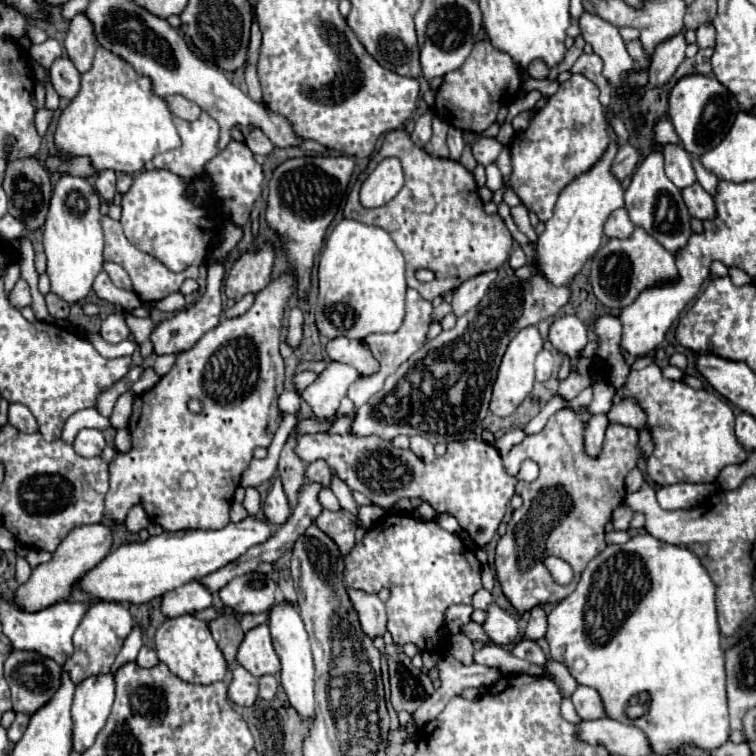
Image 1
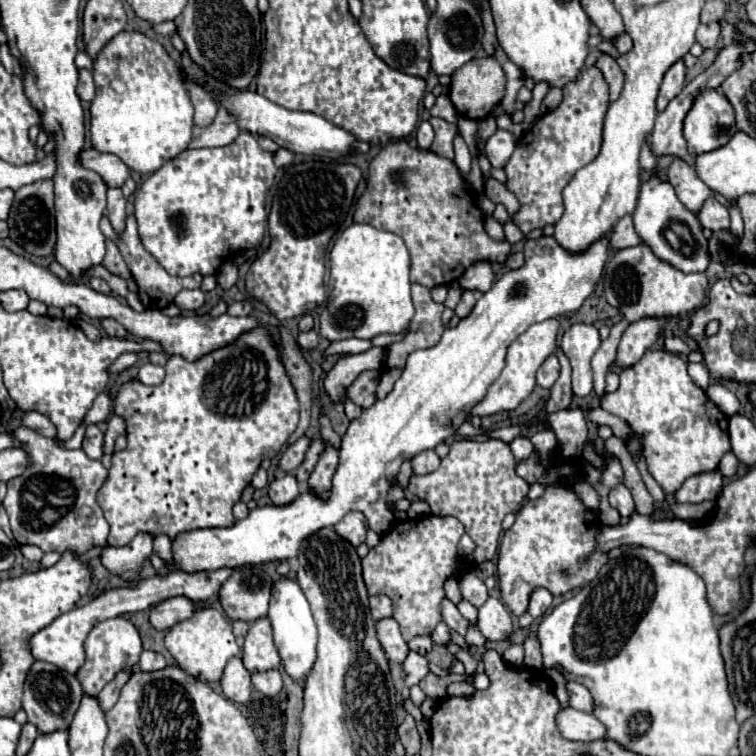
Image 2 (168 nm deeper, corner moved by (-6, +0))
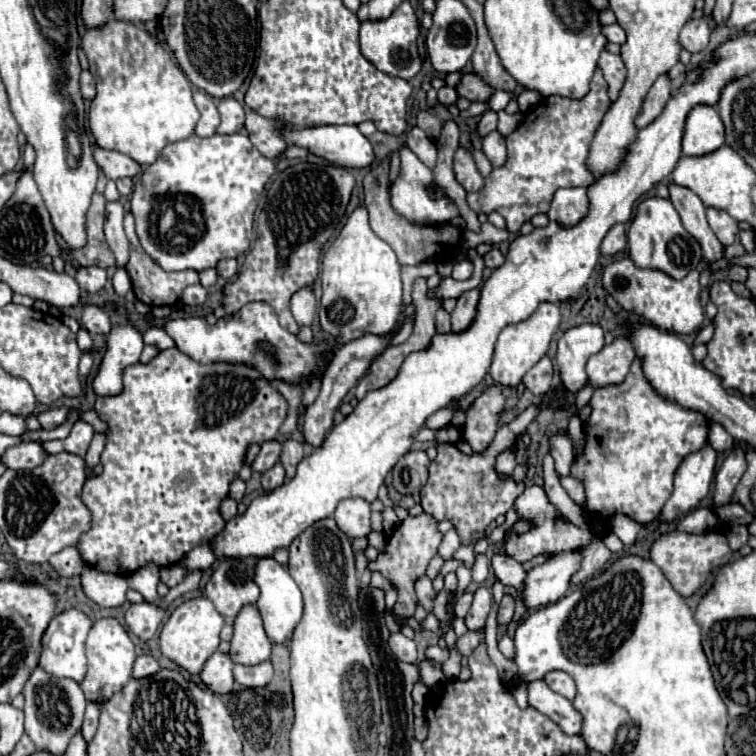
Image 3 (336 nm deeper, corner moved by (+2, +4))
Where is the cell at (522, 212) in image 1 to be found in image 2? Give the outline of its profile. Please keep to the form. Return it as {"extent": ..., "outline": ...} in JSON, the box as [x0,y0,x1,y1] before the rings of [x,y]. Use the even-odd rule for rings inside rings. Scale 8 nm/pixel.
{"extent":[486,178,520,216],"outline":[[[490,178],[490,180],[486,182],[486,194],[488,194],[488,198],[490,198],[492,202],[496,202],[496,204],[498,204],[498,200],[500,200],[500,202],[506,206],[506,210],[508,210],[510,216],[514,216],[514,214],[520,210],[520,202],[516,200],[516,196],[512,196],[512,192],[508,192],[506,186],[500,184],[500,182],[494,180],[494,178]]]}

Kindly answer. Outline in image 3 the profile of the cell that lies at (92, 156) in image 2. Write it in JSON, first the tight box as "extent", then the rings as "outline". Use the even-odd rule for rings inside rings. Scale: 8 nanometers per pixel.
{"extent":[94,148,142,180],"outline":[[[94,148],[94,158],[96,158],[96,164],[104,170],[104,174],[110,180],[118,180],[124,176],[136,176],[142,172],[142,166],[138,162],[134,162],[130,156],[114,152],[114,150]]]}

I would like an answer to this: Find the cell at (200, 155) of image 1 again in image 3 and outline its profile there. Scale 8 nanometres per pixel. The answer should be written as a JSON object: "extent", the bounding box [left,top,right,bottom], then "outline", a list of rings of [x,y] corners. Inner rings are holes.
{"extent":[218,98,244,134],"outline":[[[222,98],[218,104],[218,112],[222,116],[218,134],[236,134],[236,132],[244,130],[244,108],[238,100]]]}

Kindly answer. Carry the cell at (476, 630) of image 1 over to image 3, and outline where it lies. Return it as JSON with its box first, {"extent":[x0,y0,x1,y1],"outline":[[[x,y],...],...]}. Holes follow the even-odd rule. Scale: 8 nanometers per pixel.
{"extent":[414,576,434,612],"outline":[[[420,576],[420,580],[416,580],[414,584],[414,590],[416,590],[416,596],[418,596],[418,602],[422,602],[422,606],[432,612],[432,602],[434,602],[434,590],[432,590],[432,580],[428,576]]]}

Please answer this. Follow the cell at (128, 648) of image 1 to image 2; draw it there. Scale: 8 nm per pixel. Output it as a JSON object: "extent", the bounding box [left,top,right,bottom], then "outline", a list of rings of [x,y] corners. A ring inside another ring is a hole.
{"extent":[98,672,130,712],"outline":[[[120,672],[120,674],[116,676],[116,680],[108,682],[108,684],[102,688],[102,692],[98,694],[98,700],[100,700],[100,706],[102,706],[104,712],[108,712],[108,710],[116,704],[118,694],[120,694],[120,688],[128,682],[128,678],[130,678],[130,672]]]}

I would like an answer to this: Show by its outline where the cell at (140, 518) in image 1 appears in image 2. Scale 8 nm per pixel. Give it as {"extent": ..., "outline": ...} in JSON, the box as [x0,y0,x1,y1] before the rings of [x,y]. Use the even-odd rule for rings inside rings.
{"extent":[102,532,152,580],"outline":[[[140,532],[134,536],[134,540],[122,548],[112,548],[112,550],[104,550],[102,552],[102,564],[126,578],[126,580],[132,580],[140,568],[142,568],[142,562],[152,554],[152,536],[148,532]]]}

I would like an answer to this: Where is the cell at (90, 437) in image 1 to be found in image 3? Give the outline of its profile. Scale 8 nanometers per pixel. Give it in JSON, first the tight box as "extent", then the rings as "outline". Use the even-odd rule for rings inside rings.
{"extent":[42,420,94,456],"outline":[[[78,420],[72,430],[70,436],[64,440],[52,440],[52,442],[42,442],[42,446],[46,448],[48,454],[58,454],[58,452],[72,452],[76,456],[86,456],[86,450],[90,446],[90,440],[94,436],[94,430],[90,424]]]}

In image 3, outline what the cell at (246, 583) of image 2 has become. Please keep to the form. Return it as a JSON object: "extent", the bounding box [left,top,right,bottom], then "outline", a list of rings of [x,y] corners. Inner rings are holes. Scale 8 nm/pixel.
{"extent":[204,558,258,618],"outline":[[[222,558],[204,586],[206,598],[228,618],[234,618],[244,604],[256,604],[258,586],[252,580],[254,566],[242,558]]]}

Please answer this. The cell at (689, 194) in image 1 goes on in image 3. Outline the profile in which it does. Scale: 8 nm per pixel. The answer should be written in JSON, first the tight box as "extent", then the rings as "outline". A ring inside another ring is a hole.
{"extent":[706,208,738,246],"outline":[[[708,208],[706,214],[708,214],[708,224],[714,230],[714,234],[718,236],[718,240],[724,246],[730,246],[738,234],[738,222],[730,214],[714,210],[714,208]]]}

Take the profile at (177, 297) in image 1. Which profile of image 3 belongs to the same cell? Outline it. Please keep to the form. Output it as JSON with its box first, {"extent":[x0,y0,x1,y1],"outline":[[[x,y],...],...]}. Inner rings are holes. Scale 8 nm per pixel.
{"extent":[182,284,206,306],"outline":[[[192,284],[182,294],[182,302],[186,306],[200,306],[204,304],[204,300],[206,300],[206,288],[202,284]]]}

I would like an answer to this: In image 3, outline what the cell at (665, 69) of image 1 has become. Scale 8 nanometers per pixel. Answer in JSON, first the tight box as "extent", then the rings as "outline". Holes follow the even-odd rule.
{"extent":[636,74,672,128],"outline":[[[662,74],[652,84],[652,88],[648,90],[648,94],[646,94],[644,102],[642,102],[642,108],[640,108],[638,116],[636,116],[636,128],[648,126],[664,110],[668,98],[670,98],[670,92],[672,92],[672,82],[668,80],[668,76]]]}

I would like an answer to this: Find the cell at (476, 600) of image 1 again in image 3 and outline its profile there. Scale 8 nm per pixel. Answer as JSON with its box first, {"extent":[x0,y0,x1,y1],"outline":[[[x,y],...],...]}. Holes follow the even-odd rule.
{"extent":[454,592,472,618],"outline":[[[464,592],[462,596],[458,596],[456,606],[454,606],[454,610],[456,610],[456,618],[464,618],[466,612],[470,610],[470,604],[472,604],[472,594]]]}

